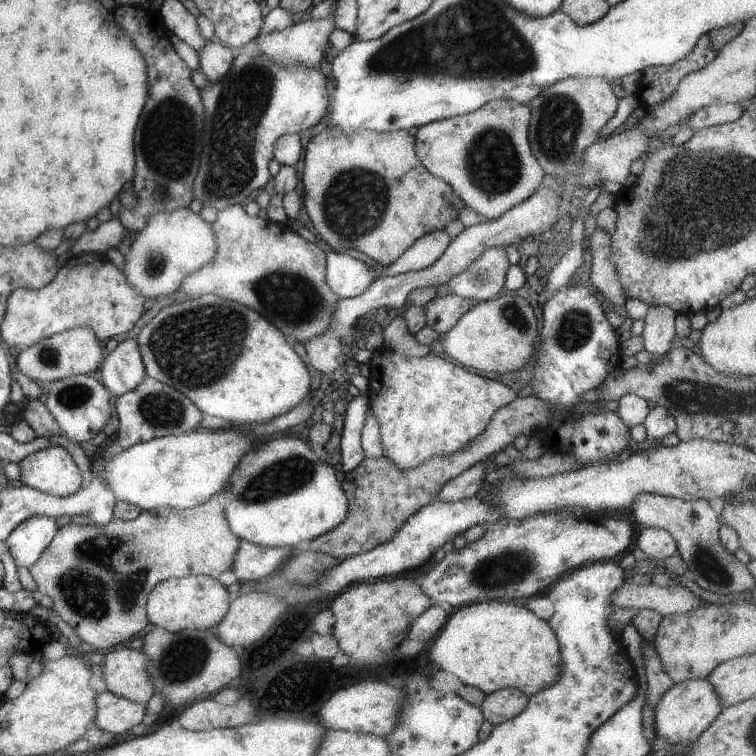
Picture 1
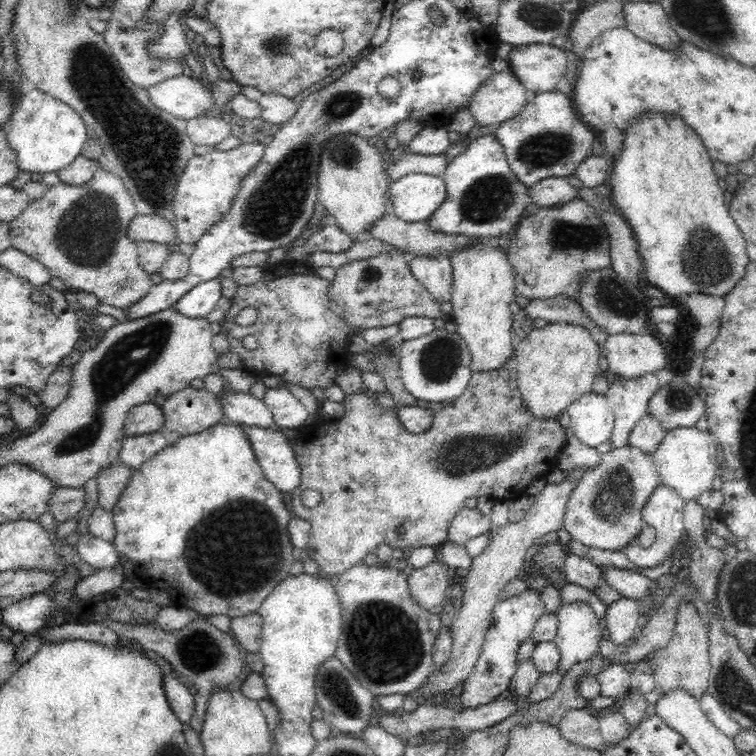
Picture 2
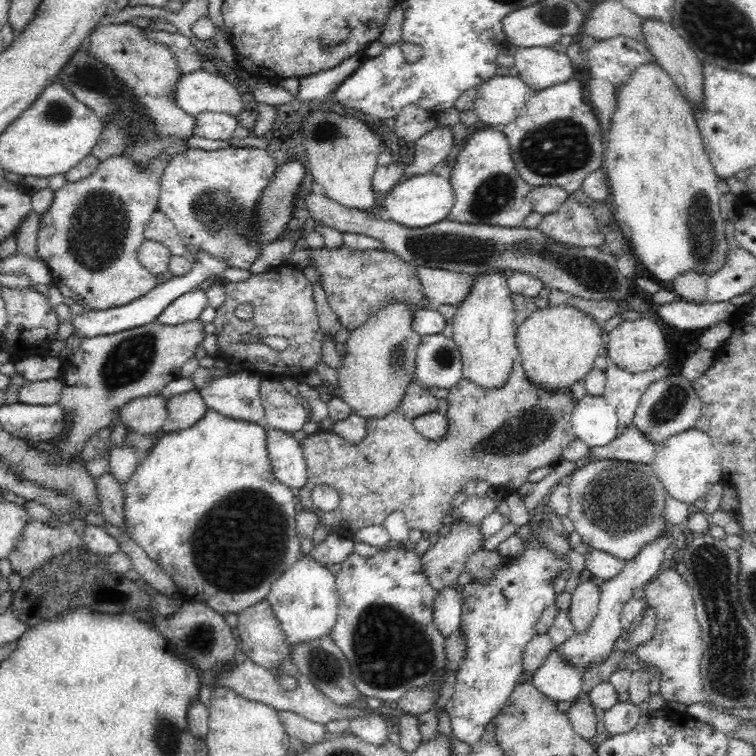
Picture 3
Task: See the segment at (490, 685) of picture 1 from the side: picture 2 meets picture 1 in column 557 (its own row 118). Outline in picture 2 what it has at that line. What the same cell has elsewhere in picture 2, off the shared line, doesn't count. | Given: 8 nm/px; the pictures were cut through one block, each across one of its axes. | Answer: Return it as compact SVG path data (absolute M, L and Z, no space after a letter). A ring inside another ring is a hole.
M644 114L627 132L622 146L622 158L614 161L608 176L612 204L618 206L621 217L631 228L642 259L644 276L650 286L668 297L703 294L725 298L745 277L751 261L746 252L746 239L724 201L718 176L712 168L713 160L702 140L678 116Z

